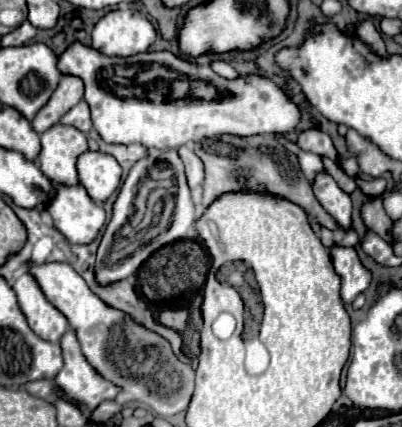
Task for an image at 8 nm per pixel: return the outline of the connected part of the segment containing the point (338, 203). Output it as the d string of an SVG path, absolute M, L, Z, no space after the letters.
M321 172L315 178L313 192L319 204L327 210L327 214L333 216L339 230L343 232L351 230L351 224L353 224L351 222L351 198L335 184L335 180L327 172Z

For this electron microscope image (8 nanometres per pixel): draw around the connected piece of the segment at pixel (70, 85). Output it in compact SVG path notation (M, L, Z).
M65 74L61 78L57 90L53 92L51 100L37 112L37 116L33 120L33 130L37 134L43 134L53 124L57 124L61 120L61 116L67 114L83 98L83 92L85 92L83 80L79 76Z

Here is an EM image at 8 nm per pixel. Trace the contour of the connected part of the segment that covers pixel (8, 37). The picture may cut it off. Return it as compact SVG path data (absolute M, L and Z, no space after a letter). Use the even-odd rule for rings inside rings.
M23 22L19 28L15 28L9 34L5 34L1 38L1 44L3 44L3 48L7 48L7 46L23 46L35 36L35 32L37 32L35 26L31 26L29 22Z

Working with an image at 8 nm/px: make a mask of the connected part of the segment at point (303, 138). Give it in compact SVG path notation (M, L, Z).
M305 130L305 132L301 132L299 140L297 140L297 146L301 150L307 150L307 152L313 152L313 154L319 154L319 156L327 156L333 162L337 162L337 158L339 158L339 152L333 146L331 138L321 130Z

